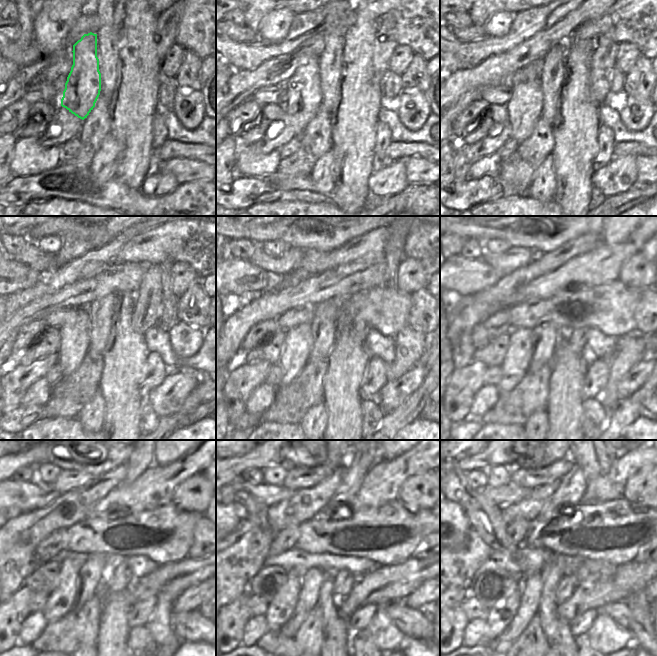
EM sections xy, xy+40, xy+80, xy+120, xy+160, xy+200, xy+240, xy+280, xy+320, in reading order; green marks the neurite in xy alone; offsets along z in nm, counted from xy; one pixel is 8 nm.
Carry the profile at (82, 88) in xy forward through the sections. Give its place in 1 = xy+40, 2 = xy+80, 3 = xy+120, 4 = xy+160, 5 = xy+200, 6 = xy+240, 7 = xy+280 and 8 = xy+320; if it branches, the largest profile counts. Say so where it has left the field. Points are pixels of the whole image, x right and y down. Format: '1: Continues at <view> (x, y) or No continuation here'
1: Continues at xy+40 (302, 100)
2: Continues at xy+80 (524, 108)
3: Continues at xy+120 (74, 345)
4: Continues at xy+160 (295, 355)
5: Continues at xy+200 (516, 363)
6: Continues at xy+240 (62, 600)
7: Continues at xy+280 (281, 608)
8: Continues at xy+320 (498, 617)

